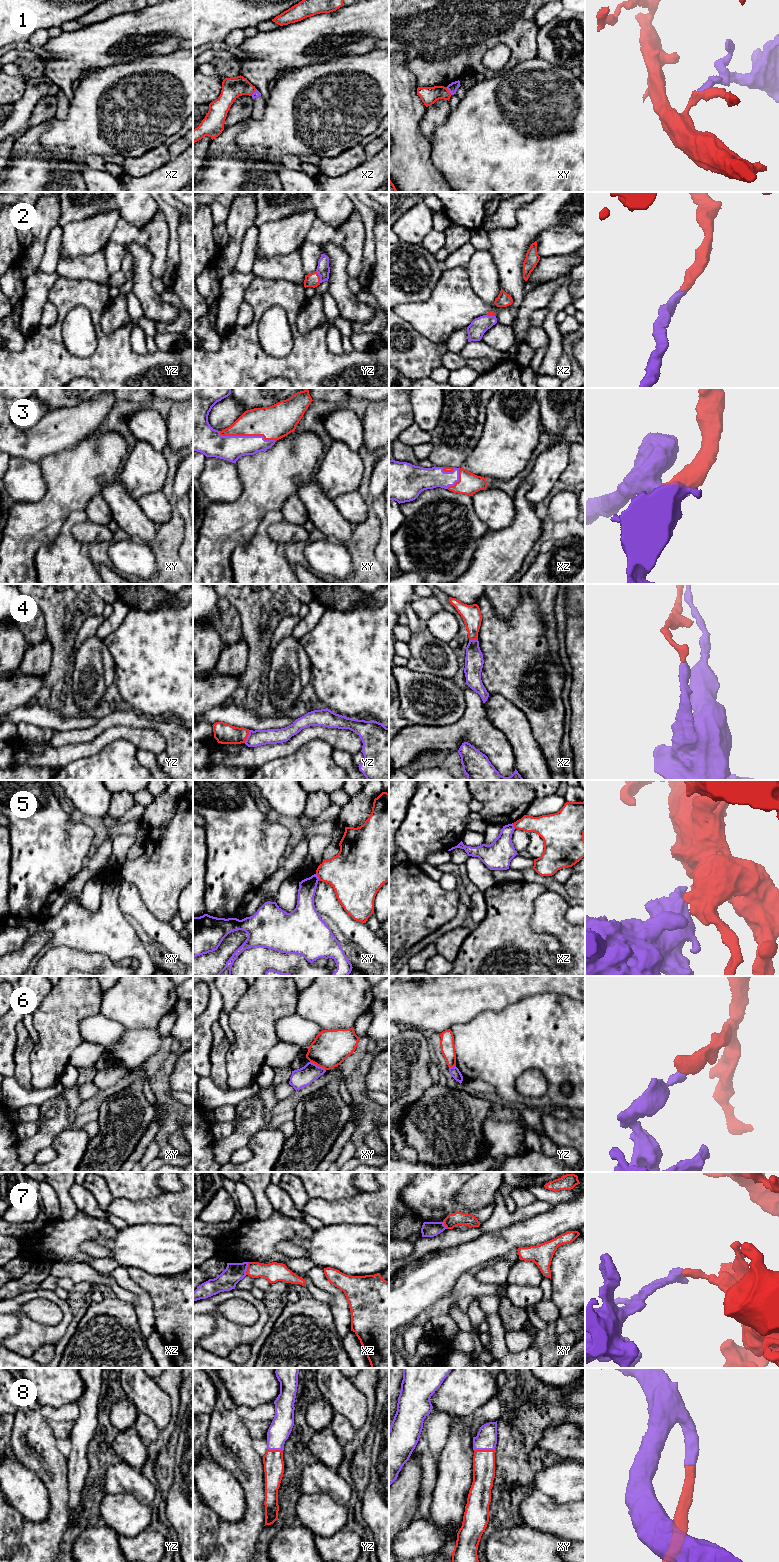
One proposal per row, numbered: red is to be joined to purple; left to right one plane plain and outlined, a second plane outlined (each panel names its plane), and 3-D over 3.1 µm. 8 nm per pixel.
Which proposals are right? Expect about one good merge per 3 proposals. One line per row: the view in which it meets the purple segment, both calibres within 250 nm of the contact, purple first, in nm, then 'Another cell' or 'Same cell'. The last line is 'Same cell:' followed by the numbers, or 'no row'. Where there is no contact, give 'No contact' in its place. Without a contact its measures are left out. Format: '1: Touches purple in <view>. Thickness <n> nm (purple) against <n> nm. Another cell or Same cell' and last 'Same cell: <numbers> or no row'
1: Touches purple in xy. Thickness 70 nm (purple) against 140 nm. Another cell
2: Touches purple in yz. Thickness 110 nm (purple) against 110 nm. Same cell
3: Touches purple in xy. Thickness 200 nm (purple) against 280 nm. Same cell
4: Touches purple in yz. Thickness 130 nm (purple) against 170 nm. Another cell
5: Touches purple in xy. Thickness 140 nm (purple) against 340 nm. Another cell
6: Touches purple in xy. Thickness 150 nm (purple) against 300 nm. Another cell
7: Touches purple in xz. Thickness 160 nm (purple) against 160 nm. Another cell
8: Touches purple in xy. Thickness 170 nm (purple) against 180 nm. Same cell
Same cell: 2, 3, 8

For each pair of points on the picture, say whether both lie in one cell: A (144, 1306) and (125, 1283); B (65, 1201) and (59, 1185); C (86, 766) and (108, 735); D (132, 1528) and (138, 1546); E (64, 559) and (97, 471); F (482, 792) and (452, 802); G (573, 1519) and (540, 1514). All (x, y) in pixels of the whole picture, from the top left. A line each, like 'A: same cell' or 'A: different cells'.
A: same cell
B: same cell
C: different cells
D: different cells
E: different cells
F: different cells
G: same cell

